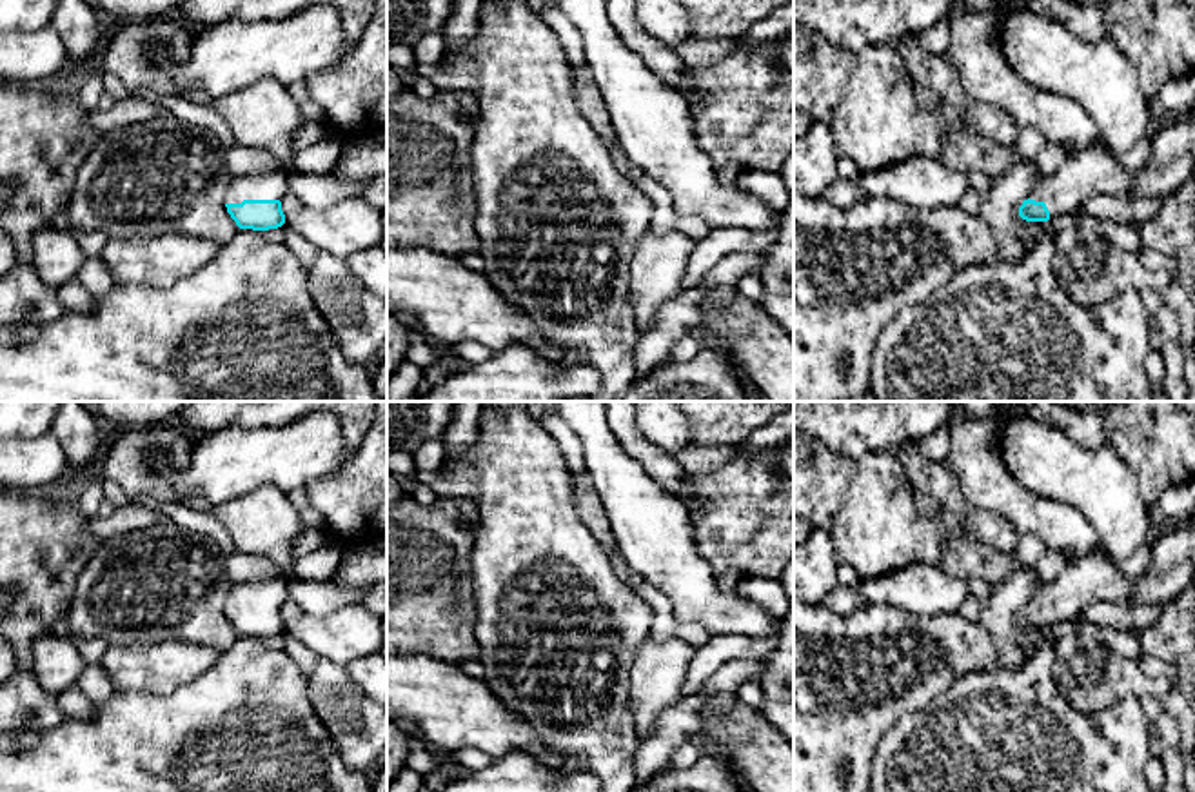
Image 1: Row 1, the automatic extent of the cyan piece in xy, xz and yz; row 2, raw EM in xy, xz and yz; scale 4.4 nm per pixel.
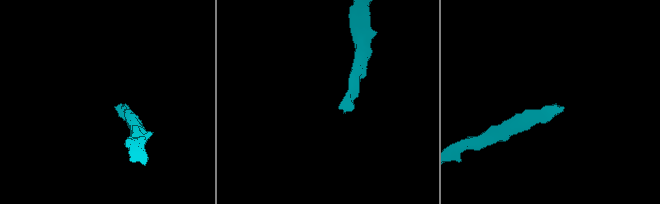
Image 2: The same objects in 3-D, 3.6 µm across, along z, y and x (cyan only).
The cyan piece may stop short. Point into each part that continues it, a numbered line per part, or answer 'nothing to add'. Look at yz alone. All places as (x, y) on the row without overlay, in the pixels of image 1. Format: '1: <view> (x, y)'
1: yz (1092, 578)

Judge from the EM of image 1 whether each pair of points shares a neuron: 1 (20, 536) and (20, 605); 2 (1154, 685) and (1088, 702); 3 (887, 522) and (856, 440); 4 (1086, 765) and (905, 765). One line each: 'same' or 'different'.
1: same
2: same
3: different
4: same

